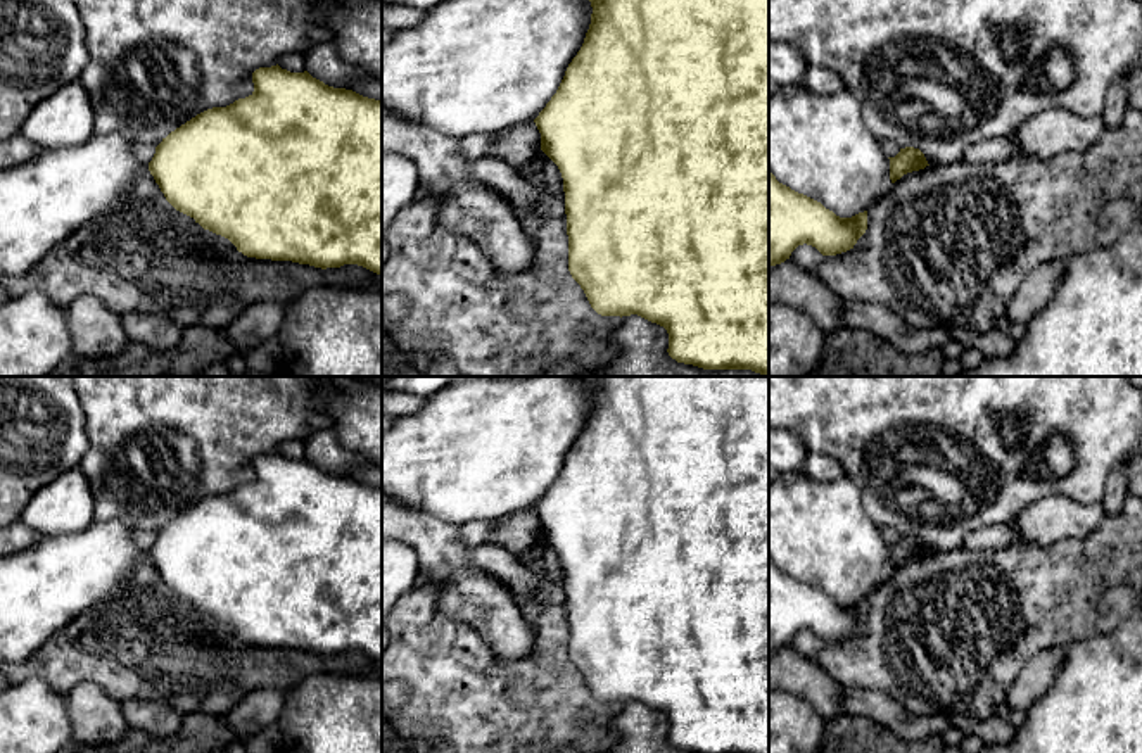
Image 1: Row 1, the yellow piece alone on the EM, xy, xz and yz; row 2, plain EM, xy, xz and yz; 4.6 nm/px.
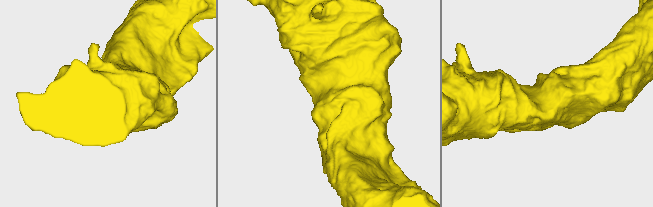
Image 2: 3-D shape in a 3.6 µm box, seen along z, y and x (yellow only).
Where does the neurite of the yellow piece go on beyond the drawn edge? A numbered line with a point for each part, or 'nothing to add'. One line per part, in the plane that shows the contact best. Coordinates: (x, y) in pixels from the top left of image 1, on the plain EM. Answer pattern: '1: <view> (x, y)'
nothing to add

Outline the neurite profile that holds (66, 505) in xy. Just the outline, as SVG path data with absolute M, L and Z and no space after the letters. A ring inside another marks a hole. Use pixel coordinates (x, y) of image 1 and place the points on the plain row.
M79 466L40 489L19 520L41 535L76 532L93 522L93 494Z

